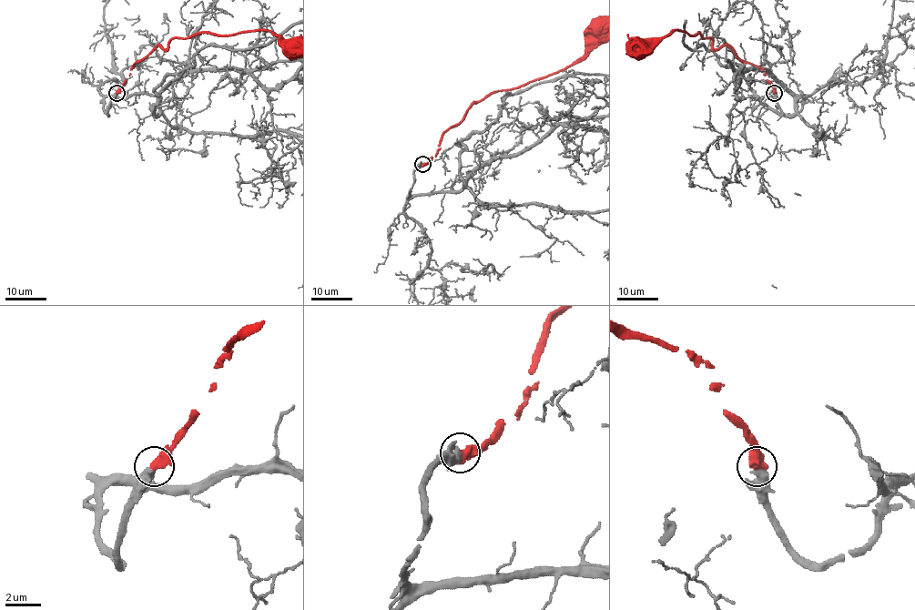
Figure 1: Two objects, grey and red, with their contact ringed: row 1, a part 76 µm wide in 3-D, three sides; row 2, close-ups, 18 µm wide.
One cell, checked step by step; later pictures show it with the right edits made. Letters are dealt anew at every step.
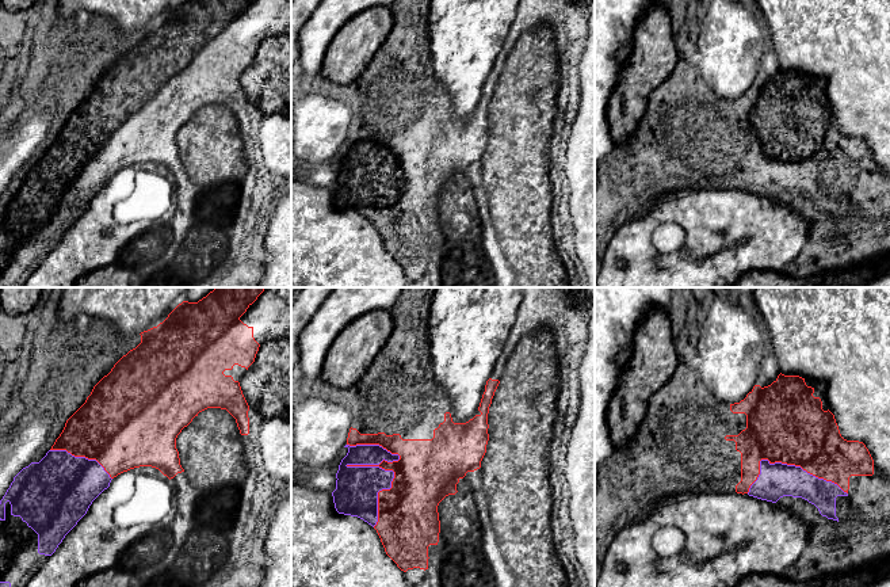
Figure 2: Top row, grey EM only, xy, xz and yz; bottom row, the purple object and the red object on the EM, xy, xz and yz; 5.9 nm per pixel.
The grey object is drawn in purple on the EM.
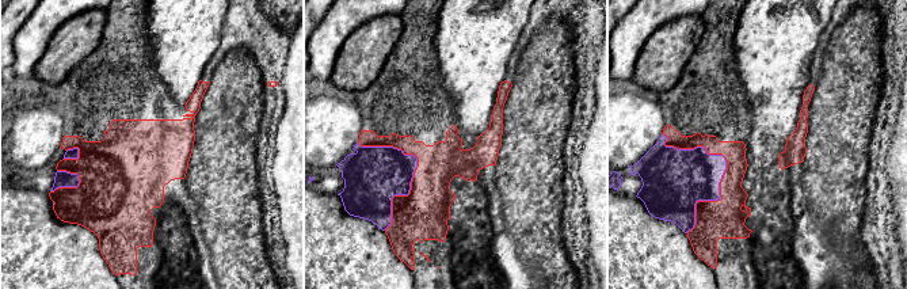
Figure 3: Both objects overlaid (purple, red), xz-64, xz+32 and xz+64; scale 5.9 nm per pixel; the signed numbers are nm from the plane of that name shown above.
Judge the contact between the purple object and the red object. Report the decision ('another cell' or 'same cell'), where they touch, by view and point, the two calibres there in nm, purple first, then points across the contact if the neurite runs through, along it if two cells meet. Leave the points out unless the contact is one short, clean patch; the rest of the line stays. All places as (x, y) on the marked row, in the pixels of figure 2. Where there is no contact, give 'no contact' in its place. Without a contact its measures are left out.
same cell; contact xz (378, 467); calibres 260 and 300 nm

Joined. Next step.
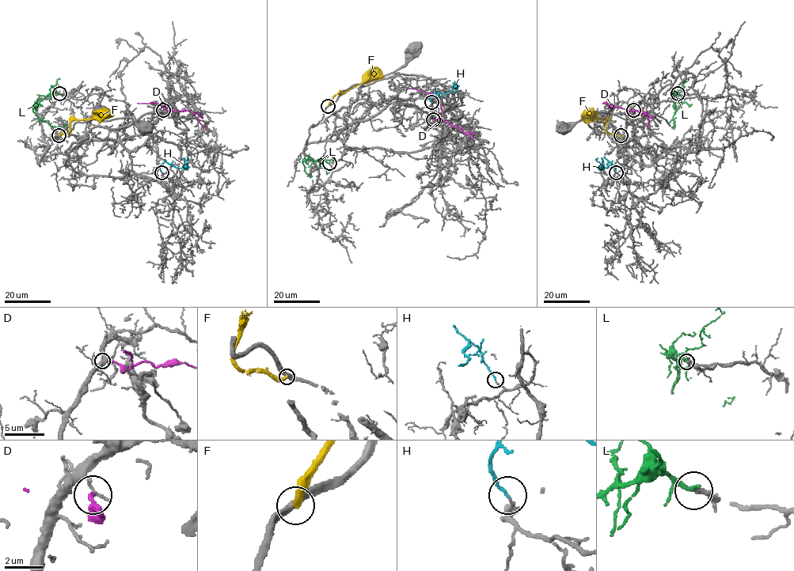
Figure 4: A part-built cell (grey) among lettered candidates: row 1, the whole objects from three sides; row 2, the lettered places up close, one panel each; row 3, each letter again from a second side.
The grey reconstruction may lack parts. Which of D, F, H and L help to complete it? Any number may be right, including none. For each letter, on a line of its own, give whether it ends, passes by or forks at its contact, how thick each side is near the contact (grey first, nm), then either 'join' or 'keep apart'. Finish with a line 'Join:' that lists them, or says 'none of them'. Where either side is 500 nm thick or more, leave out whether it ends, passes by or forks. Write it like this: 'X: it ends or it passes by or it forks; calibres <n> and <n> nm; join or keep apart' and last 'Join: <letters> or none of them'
D: it ends; calibres 170 and 170 nm; keep apart
F: it ends; calibres 360 and 360 nm; keep apart
H: it ends; calibres 120 and 150 nm; join
L: it ends; calibres 240 and 240 nm; join
Join: H, L

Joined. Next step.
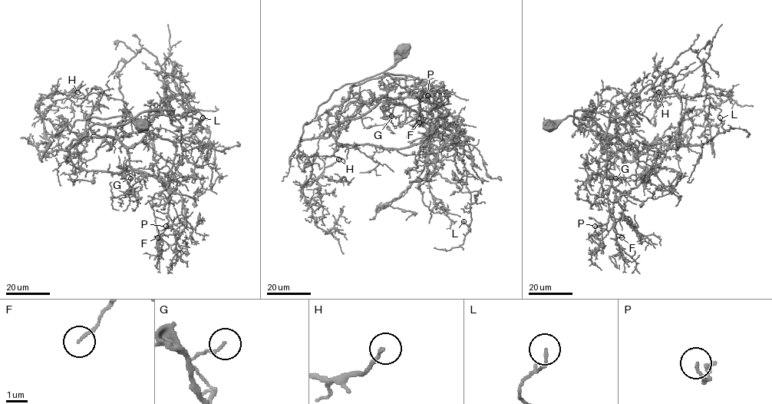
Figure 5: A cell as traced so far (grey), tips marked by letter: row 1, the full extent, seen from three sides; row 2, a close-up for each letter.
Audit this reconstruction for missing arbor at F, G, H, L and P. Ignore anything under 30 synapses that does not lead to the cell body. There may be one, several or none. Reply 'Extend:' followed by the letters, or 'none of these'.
Extend: H

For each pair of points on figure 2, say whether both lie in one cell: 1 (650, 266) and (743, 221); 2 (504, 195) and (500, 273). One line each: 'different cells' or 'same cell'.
1: same cell
2: different cells

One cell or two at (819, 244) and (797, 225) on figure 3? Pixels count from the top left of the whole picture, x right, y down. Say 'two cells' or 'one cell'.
one cell

